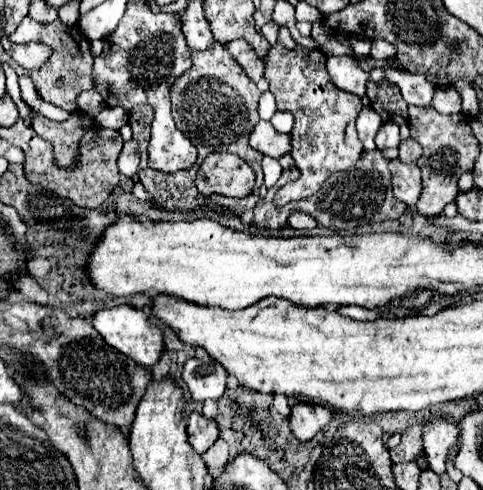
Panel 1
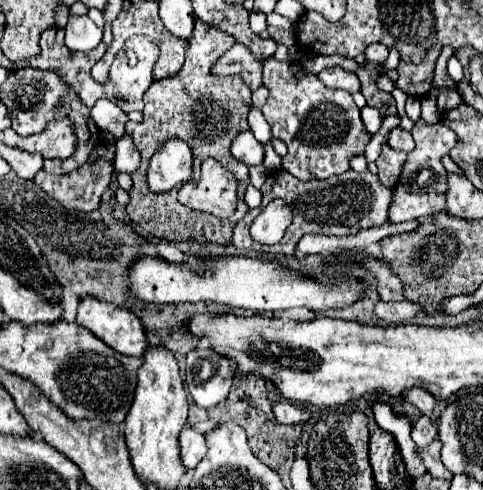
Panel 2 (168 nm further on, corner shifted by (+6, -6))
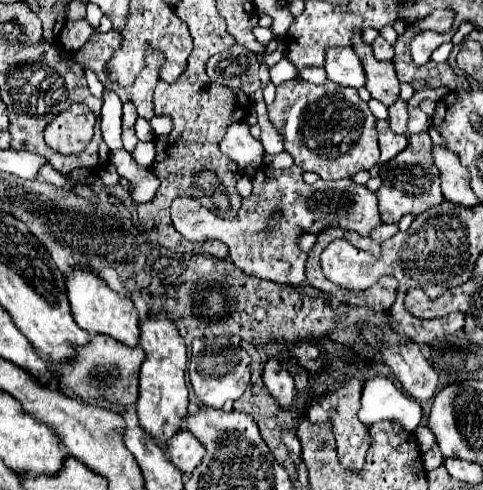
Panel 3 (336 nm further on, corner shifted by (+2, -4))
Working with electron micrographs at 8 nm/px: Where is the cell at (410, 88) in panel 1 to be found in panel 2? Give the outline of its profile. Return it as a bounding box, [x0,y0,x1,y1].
[405,96,421,122]

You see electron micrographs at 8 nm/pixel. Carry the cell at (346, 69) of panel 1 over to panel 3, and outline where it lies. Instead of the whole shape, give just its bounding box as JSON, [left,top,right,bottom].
[323,48,365,86]

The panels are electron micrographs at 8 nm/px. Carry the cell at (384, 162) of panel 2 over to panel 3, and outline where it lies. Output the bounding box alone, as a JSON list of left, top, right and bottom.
[377,120,407,162]

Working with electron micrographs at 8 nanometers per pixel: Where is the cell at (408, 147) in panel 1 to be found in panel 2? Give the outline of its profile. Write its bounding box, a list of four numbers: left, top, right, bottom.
[387,126,415,152]

